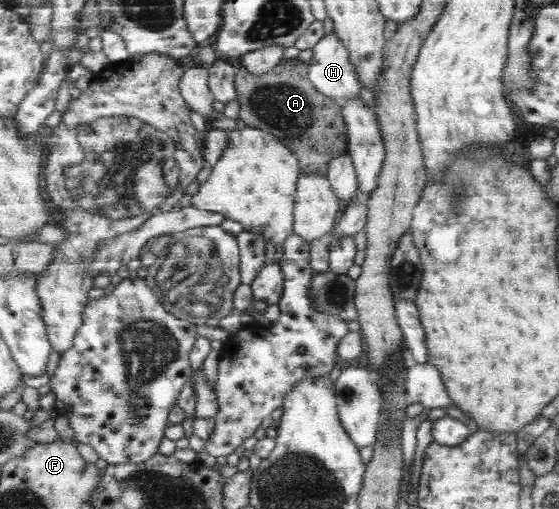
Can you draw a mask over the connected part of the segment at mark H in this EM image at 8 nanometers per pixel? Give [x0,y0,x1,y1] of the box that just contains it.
[310,31,363,107]

